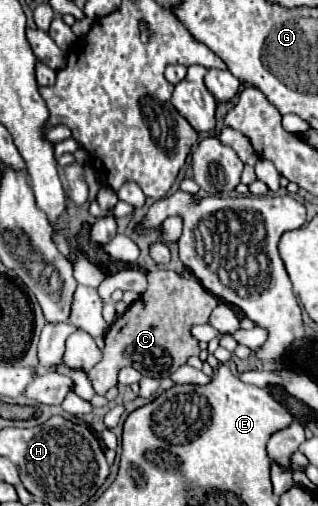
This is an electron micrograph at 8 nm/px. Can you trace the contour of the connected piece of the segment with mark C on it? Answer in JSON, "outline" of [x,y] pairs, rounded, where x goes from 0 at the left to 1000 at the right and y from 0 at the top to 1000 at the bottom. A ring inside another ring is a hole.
{"outline":[[[491,532],[465,540],[465,571],[421,595],[403,615],[346,642],[333,662],[333,686],[321,713],[277,733],[277,749],[302,781],[333,781],[365,761],[365,741],[384,725],[421,725],[453,745],[535,745],[591,706],[623,702],[623,674],[597,662],[597,646],[616,638],[654,638],[667,611],[686,603],[686,587],[654,579],[616,547],[579,547],[553,536]],[[509,619],[541,619],[541,674],[528,642],[509,638]]]}

